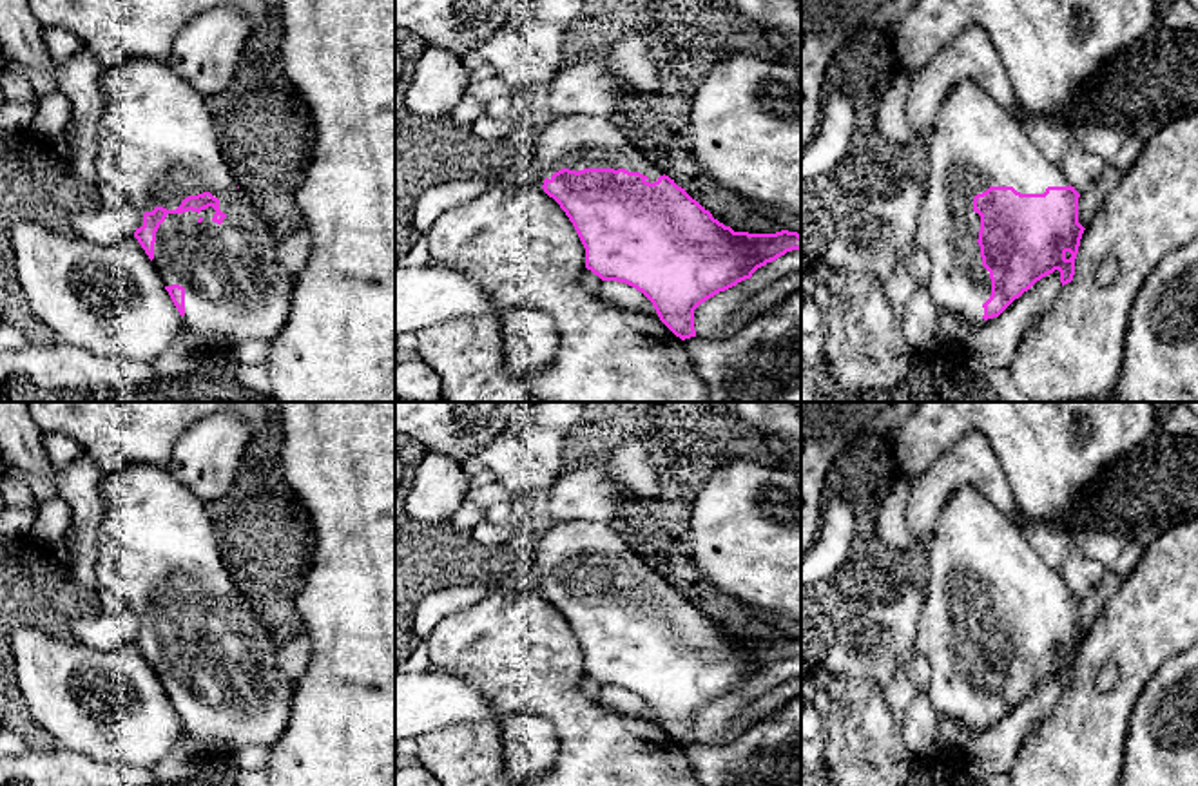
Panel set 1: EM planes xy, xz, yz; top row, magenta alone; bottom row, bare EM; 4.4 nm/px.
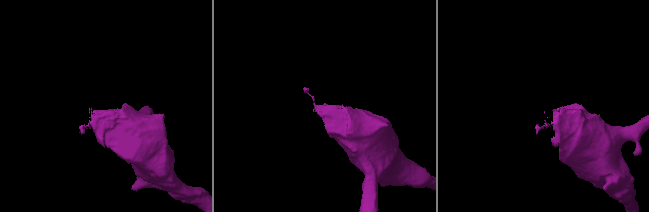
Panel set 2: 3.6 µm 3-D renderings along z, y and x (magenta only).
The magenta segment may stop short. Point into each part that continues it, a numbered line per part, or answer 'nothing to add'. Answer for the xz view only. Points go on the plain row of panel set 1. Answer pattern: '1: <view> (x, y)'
1: xz (575, 547)

